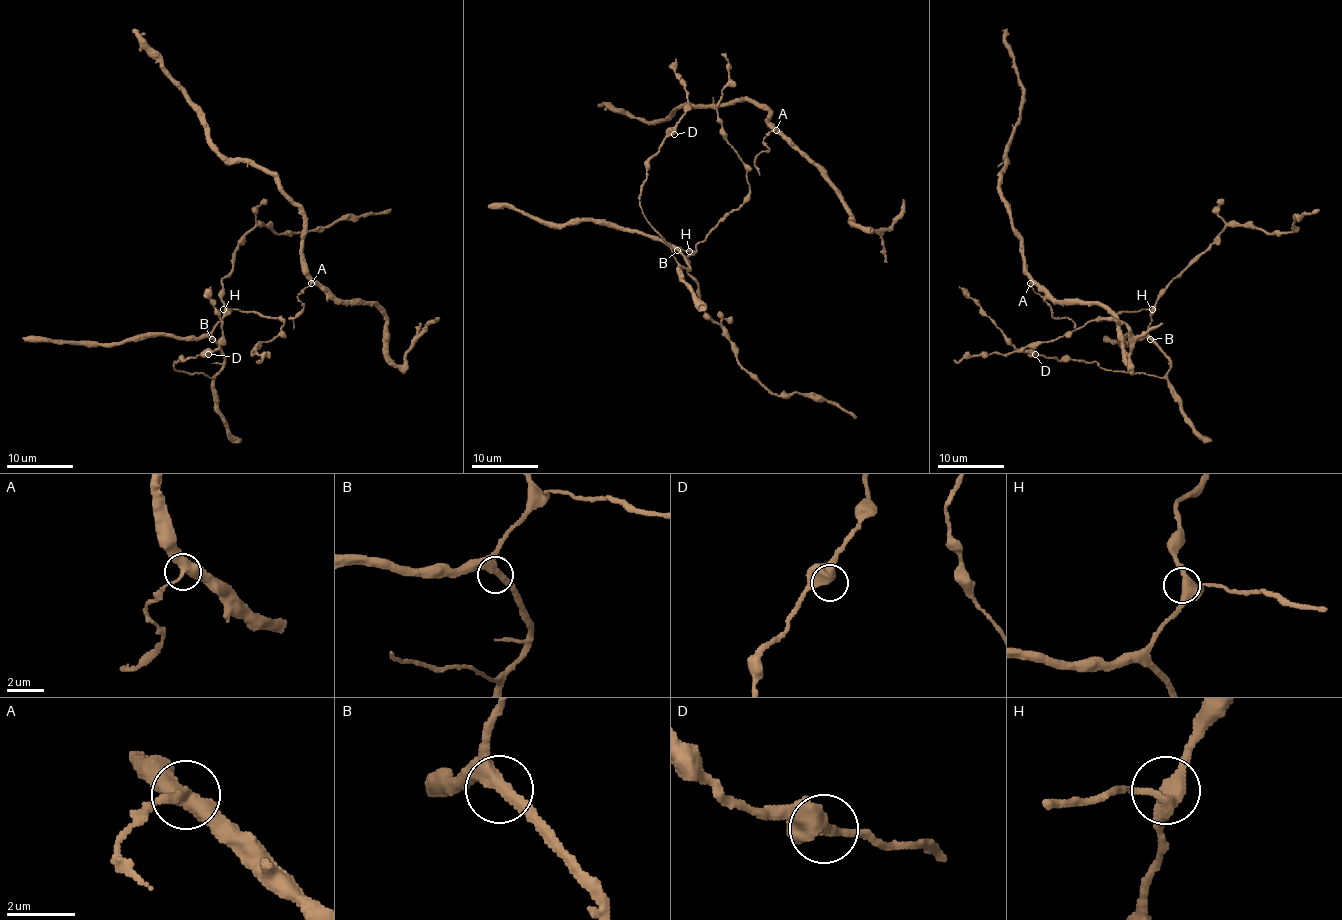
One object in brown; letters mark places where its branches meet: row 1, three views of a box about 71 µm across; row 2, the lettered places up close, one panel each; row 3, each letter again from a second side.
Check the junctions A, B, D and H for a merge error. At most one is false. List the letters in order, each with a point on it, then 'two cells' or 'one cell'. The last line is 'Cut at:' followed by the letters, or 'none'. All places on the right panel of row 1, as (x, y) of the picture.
A: place (1030, 283); two cells
B: place (1150, 339); one cell
D: place (1035, 354); one cell
H: place (1152, 309); one cell
Cut at: A

